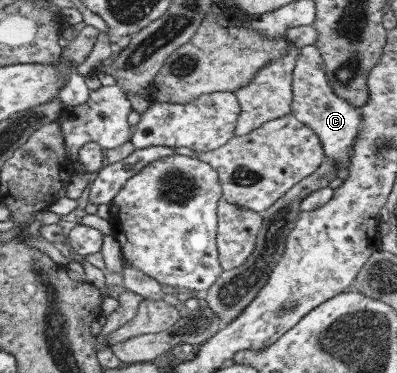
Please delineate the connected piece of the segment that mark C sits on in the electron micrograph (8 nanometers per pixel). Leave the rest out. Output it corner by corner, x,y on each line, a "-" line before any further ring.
314,44
303,47
297,55
296,65
292,72
292,93
292,111
290,114
311,128
311,131
319,137
324,155
338,166
338,177
344,180
349,176
349,170
346,166
348,164
348,150
358,135
363,119
359,107
343,100
330,87
322,54

